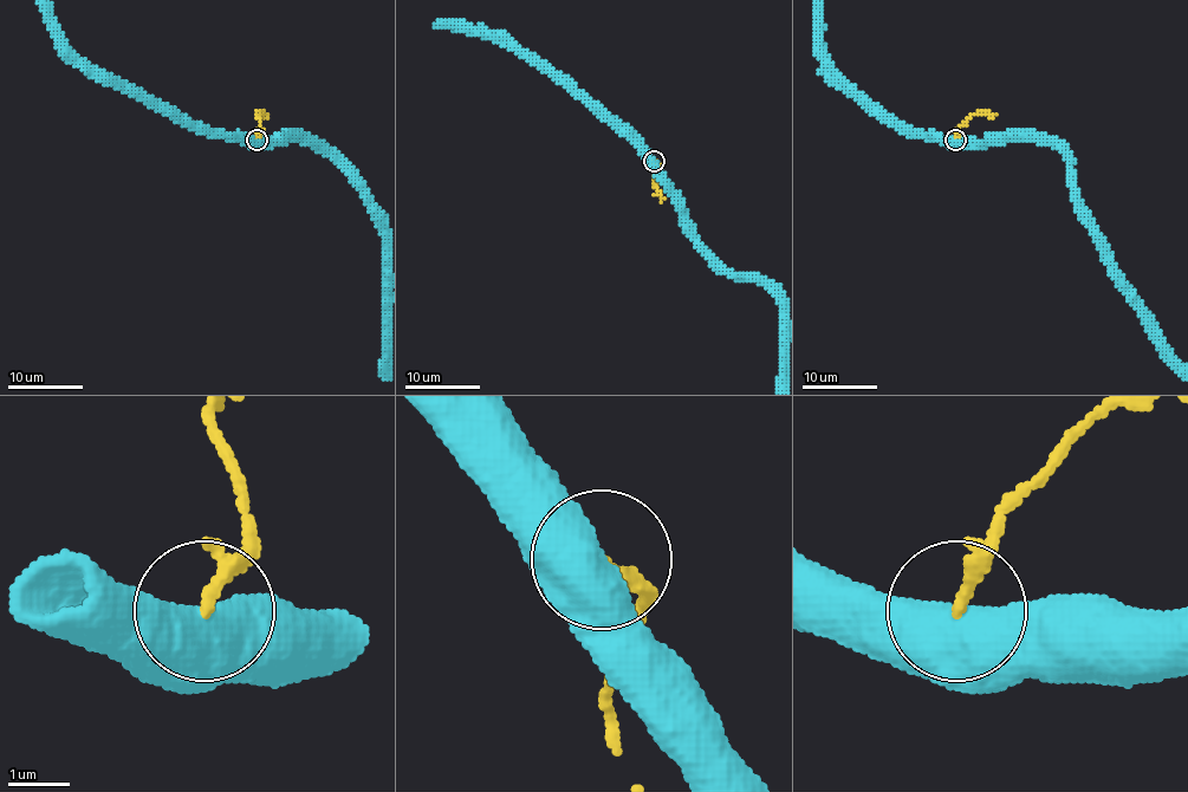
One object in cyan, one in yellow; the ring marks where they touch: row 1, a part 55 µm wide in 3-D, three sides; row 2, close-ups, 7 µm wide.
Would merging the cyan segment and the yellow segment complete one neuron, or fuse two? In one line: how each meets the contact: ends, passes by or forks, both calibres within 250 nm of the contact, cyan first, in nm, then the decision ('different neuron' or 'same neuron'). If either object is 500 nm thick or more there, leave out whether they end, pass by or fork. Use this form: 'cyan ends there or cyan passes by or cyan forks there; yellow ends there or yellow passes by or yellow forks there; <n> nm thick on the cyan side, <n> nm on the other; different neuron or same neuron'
750 nm thick on the cyan side, 150 nm on the other; different neuron

